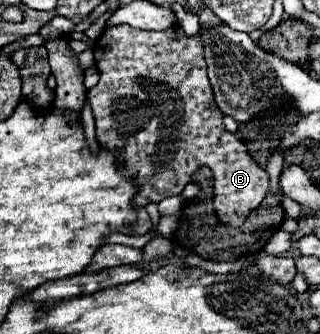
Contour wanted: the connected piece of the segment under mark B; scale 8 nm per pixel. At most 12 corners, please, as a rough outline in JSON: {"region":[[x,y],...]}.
{"region":[[128,25],[94,43],[100,147],[134,209],[214,173],[240,227],[268,173],[222,123],[198,35]]}

